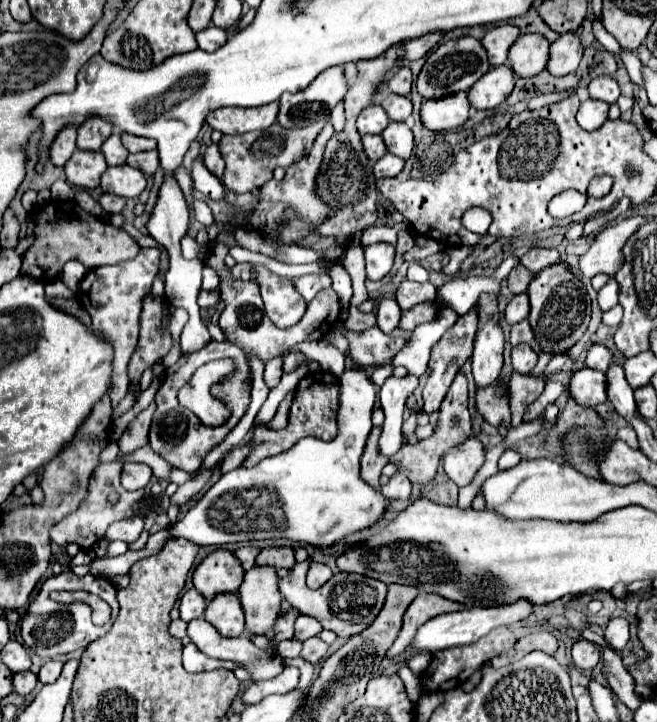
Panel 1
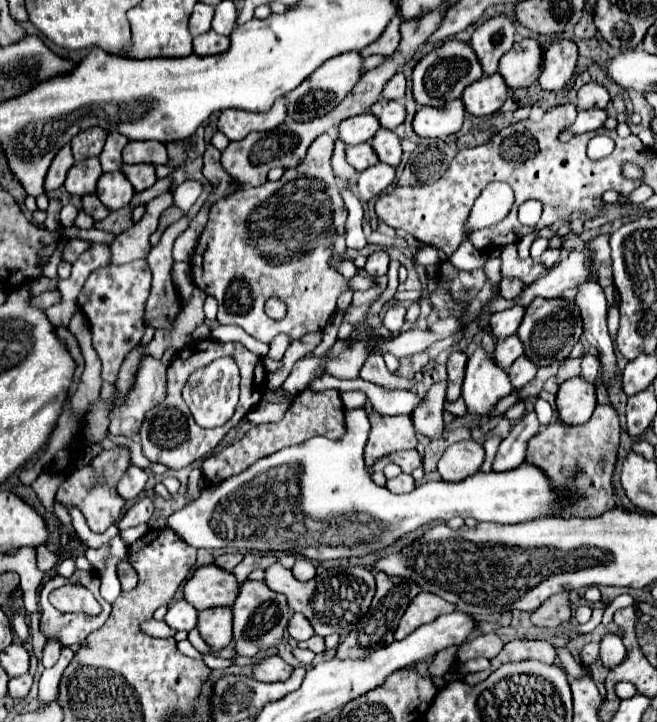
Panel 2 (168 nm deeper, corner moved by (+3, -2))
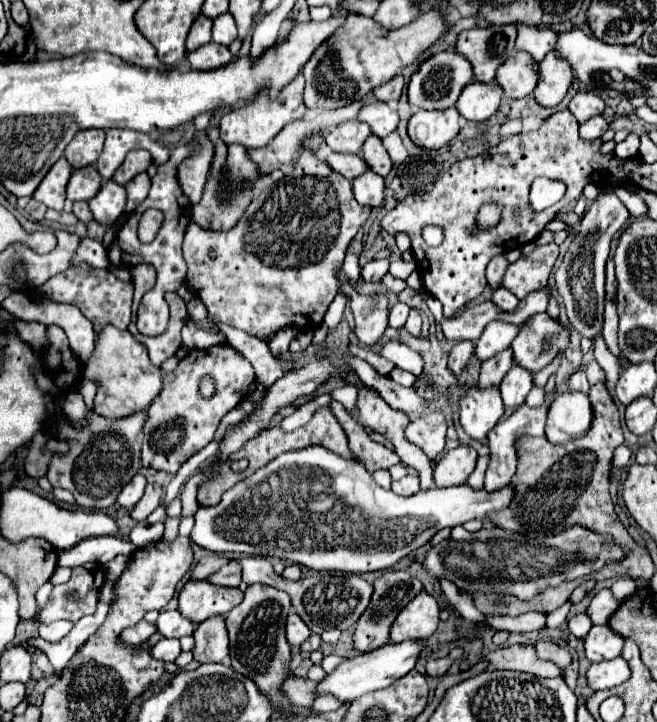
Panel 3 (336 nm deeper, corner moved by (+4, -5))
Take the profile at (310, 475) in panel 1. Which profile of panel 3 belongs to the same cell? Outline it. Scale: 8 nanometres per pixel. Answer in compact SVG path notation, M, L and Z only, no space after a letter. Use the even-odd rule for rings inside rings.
M315 445L299 451L287 451L273 459L269 465L255 471L251 477L231 487L219 505L199 507L195 513L195 527L191 541L215 551L215 553L241 553L259 557L279 557L283 561L299 563L313 571L343 571L343 573L369 573L393 567L397 561L407 557L411 551L425 545L437 531L445 527L463 525L471 519L485 519L487 513L499 511L511 503L513 489L507 485L499 491L487 493L485 489L475 491L469 485L457 487L431 487L411 497L395 495L393 491L381 489L371 473L359 461L347 461L341 455ZM327 481L333 481L333 493L327 489ZM333 499L333 535L325 531L327 511Z

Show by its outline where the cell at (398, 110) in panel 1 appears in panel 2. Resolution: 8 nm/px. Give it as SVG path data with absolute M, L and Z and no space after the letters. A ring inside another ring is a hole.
M380 98L372 108L370 112L374 116L380 118L380 124L388 130L394 130L398 124L402 124L406 120L406 108L400 104L400 102L394 102L394 100L384 100Z

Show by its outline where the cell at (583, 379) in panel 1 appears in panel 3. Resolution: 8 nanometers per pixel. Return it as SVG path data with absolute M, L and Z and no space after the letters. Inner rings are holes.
M557 393L545 427L545 435L551 443L565 443L583 437L593 421L591 401L585 393Z

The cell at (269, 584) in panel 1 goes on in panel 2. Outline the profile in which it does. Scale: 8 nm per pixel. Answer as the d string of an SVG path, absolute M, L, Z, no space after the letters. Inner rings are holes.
M246 580L240 586L240 594L232 608L234 608L234 646L240 656L254 658L260 650L280 644L284 628L290 618L284 594L270 590L264 582Z

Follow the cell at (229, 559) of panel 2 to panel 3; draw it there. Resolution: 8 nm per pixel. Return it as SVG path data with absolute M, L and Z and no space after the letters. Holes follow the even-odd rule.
M209 553L207 557L201 557L199 563L195 565L195 569L191 571L191 579L207 579L211 573L215 573L219 567L223 567L227 561L225 555L217 555L217 553Z

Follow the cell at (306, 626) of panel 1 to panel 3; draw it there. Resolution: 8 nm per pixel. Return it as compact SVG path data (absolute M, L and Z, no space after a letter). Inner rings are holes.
M291 613L287 617L287 641L293 647L299 647L303 641L307 641L311 635L309 627L303 623L303 619L297 613Z

